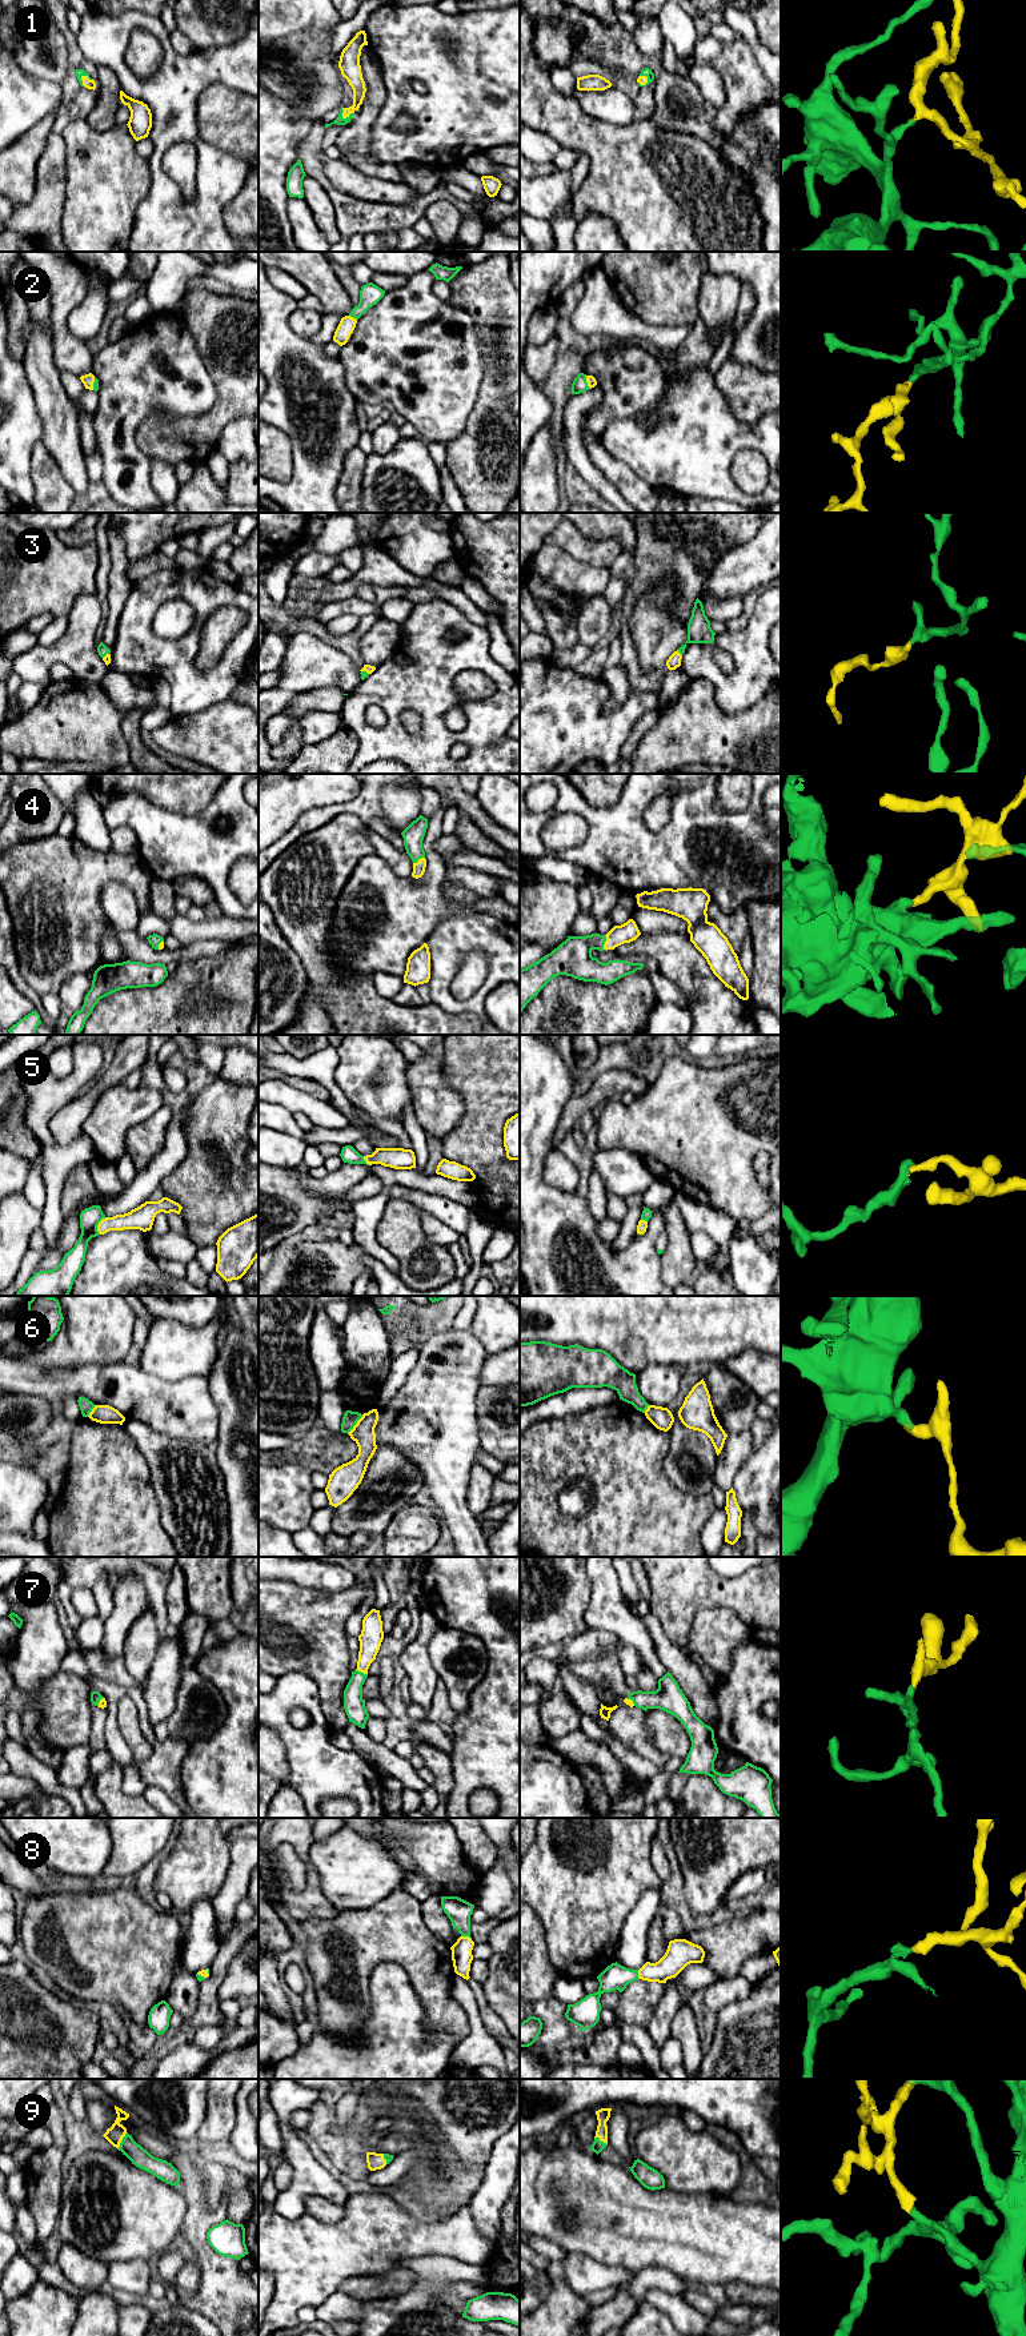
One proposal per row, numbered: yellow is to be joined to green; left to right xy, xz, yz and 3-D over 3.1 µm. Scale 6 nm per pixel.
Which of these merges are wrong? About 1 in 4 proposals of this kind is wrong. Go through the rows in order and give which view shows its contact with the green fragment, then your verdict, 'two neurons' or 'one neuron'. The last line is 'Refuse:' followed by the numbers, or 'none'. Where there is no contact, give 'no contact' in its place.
1: contact in xy; one neuron
2: contact in xz; one neuron
3: contact in yz; one neuron
4: contact in yz; one neuron
5: contact in xy; one neuron
6: contact in xz; two neurons
7: contact in xz; one neuron
8: contact in xz; one neuron
9: contact in xy; one neuron
Refuse: 6

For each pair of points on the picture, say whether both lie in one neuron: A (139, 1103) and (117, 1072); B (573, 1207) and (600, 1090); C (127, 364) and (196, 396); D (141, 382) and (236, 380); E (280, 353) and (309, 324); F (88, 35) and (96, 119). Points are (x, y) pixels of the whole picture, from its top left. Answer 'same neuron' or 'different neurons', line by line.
A: different neurons
B: different neurons
C: same neuron
D: different neurons
E: different neurons
F: different neurons

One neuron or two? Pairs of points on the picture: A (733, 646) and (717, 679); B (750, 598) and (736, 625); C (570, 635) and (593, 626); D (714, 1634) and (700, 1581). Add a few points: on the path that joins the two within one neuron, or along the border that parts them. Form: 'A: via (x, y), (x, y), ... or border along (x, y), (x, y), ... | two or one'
A: via (740, 658), (740, 671), (729, 679) | one
B: via (749, 605), (742, 618) | one
C: border along (578, 626), (581, 639) | two
D: border along (738, 1616), (726, 1608), (705, 1608), (688, 1633) | two

